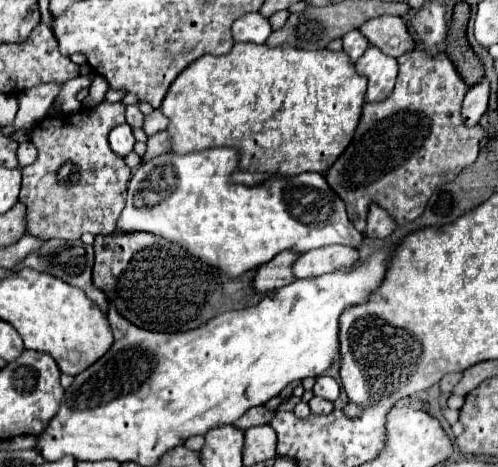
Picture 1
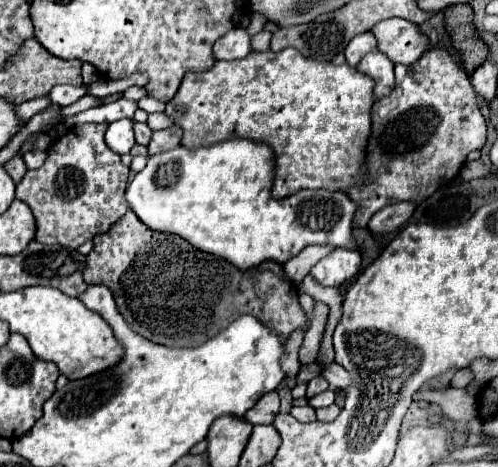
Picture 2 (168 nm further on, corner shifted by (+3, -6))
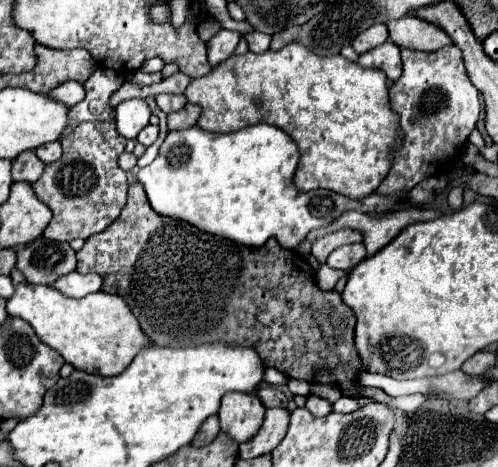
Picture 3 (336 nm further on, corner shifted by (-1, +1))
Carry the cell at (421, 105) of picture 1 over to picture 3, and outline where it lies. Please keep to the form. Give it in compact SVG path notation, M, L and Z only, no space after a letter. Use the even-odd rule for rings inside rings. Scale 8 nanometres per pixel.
M455 44L435 52L401 50L401 60L403 74L389 88L391 110L397 110L399 114L401 134L397 146L391 150L391 170L375 190L379 196L403 196L403 192L409 192L421 180L429 178L435 164L457 156L457 152L461 154L463 144L477 128L481 114L479 90L471 84Z

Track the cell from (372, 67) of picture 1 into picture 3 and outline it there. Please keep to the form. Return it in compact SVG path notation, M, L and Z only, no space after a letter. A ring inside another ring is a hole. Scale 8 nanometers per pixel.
M387 40L383 46L377 46L365 54L359 56L357 60L363 68L379 68L387 74L389 82L395 82L401 76L401 58L399 58L399 48Z

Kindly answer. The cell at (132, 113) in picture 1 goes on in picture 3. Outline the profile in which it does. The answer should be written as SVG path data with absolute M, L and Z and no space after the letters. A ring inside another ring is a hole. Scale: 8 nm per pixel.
M145 126L141 132L139 132L139 136L137 136L137 140L143 144L143 146L151 146L155 140L157 140L157 134L159 134L159 126Z

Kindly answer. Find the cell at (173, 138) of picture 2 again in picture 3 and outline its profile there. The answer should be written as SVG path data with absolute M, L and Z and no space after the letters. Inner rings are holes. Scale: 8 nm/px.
M185 104L183 110L171 112L167 116L167 128L169 128L169 132L173 132L173 130L185 130L185 128L195 126L199 114L201 114L201 108L195 106L195 104Z

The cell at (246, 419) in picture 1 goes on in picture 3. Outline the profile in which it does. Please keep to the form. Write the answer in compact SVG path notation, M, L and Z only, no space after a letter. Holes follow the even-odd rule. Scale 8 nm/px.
M259 388L257 396L259 396L259 400L263 402L265 408L275 408L275 406L281 406L281 404L283 404L283 408L287 406L287 398L281 396L275 388Z

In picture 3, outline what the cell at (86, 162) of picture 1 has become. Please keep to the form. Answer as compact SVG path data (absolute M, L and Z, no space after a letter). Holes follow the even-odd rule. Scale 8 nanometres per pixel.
M113 120L81 122L73 134L61 140L63 156L45 166L43 176L31 184L37 198L49 206L53 220L43 236L59 242L75 238L87 240L113 224L127 202L127 174L119 168L119 156L125 150L123 136L117 134Z

